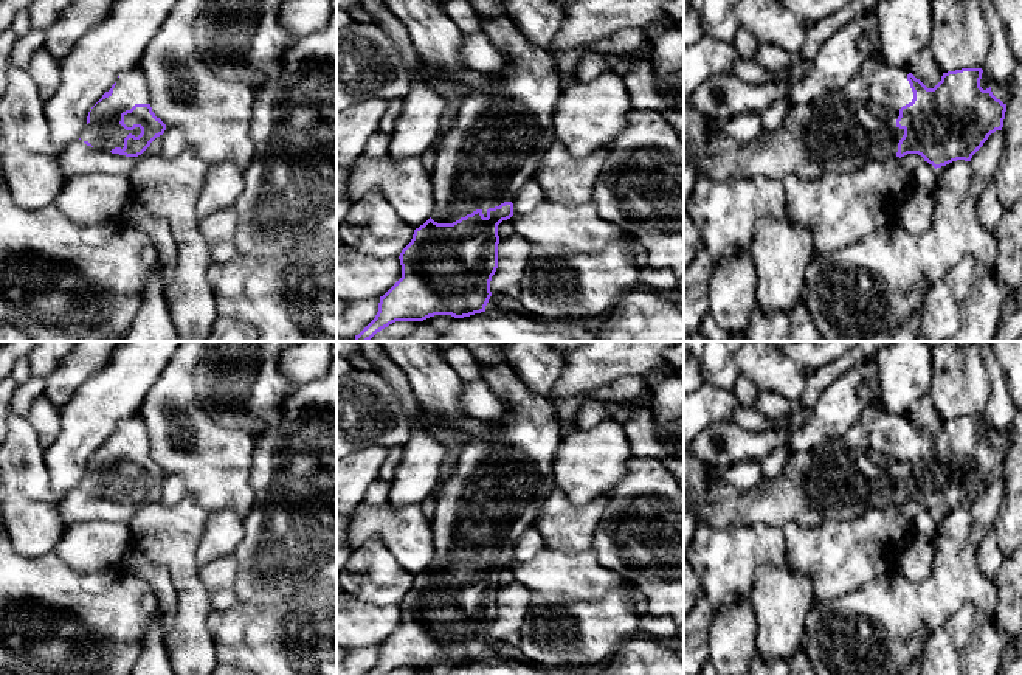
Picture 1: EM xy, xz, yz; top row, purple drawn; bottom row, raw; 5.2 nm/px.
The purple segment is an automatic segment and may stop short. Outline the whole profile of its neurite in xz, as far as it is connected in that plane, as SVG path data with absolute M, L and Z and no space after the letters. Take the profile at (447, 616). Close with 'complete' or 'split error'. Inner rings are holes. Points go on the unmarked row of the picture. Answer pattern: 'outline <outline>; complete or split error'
outline M456 341L465 346L479 365L479 380L501 400L502 416L492 422L487 436L467 433L465 450L459 455L454 472L439 483L433 528L433 563L414 577L411 590L399 607L402 625L380 644L378 659L366 675L388 675L395 669L423 669L434 663L464 666L485 659L492 644L490 628L498 616L498 573L513 563L513 546L521 534L535 523L543 501L557 489L554 456L563 438L563 427L547 397L527 388L504 360L507 341Z; split error

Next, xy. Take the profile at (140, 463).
outline M133 416L118 424L91 455L79 487L95 497L138 504L164 478L166 472L152 459L147 431Z; split error

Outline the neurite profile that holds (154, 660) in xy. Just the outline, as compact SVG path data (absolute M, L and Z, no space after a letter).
M161 605L149 621L143 633L143 652L132 675L175 675L163 641L163 614Z

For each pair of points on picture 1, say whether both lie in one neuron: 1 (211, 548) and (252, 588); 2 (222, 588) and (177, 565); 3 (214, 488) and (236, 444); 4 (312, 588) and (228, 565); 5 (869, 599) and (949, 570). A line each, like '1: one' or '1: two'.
1: two
2: two
3: one
4: two
5: one

